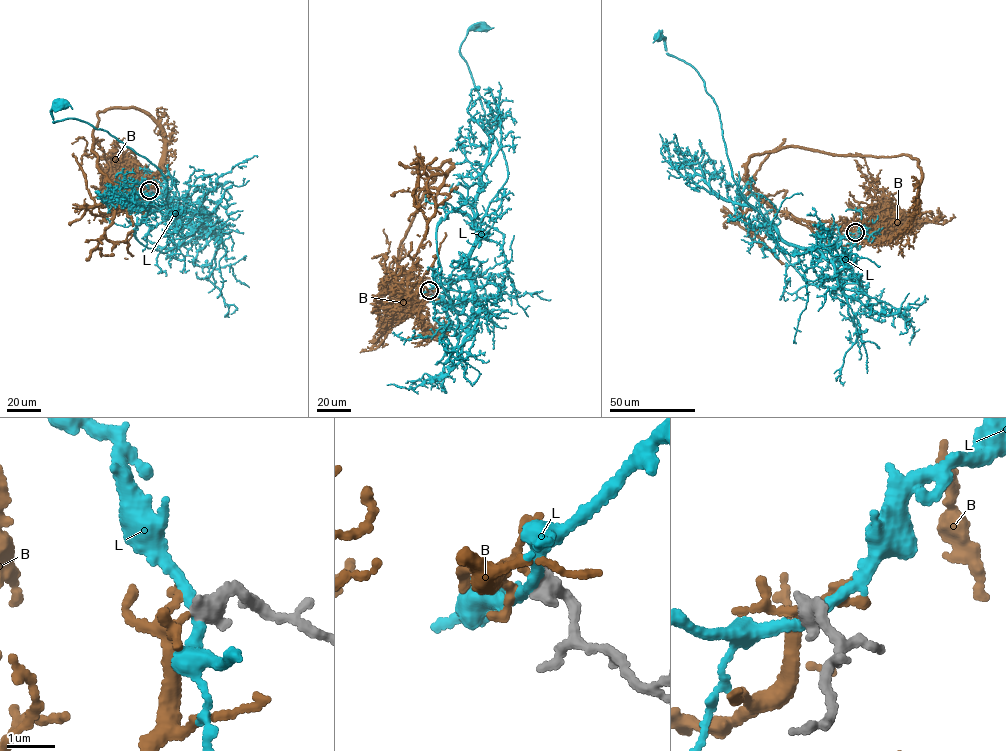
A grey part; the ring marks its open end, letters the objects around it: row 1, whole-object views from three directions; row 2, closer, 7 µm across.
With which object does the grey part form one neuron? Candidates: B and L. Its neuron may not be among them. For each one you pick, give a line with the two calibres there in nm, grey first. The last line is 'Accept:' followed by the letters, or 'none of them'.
B: 400 nm thick on the grey side, 180 nm on the other
Accept: B

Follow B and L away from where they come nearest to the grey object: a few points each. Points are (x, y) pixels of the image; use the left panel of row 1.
B: (149, 190), (103, 216), (86, 208), (112, 202), (105, 237), (127, 244), (125, 258)
L: (149, 190), (178, 208), (173, 219), (167, 180), (155, 165), (102, 129), (73, 118), (53, 122), (59, 104)

